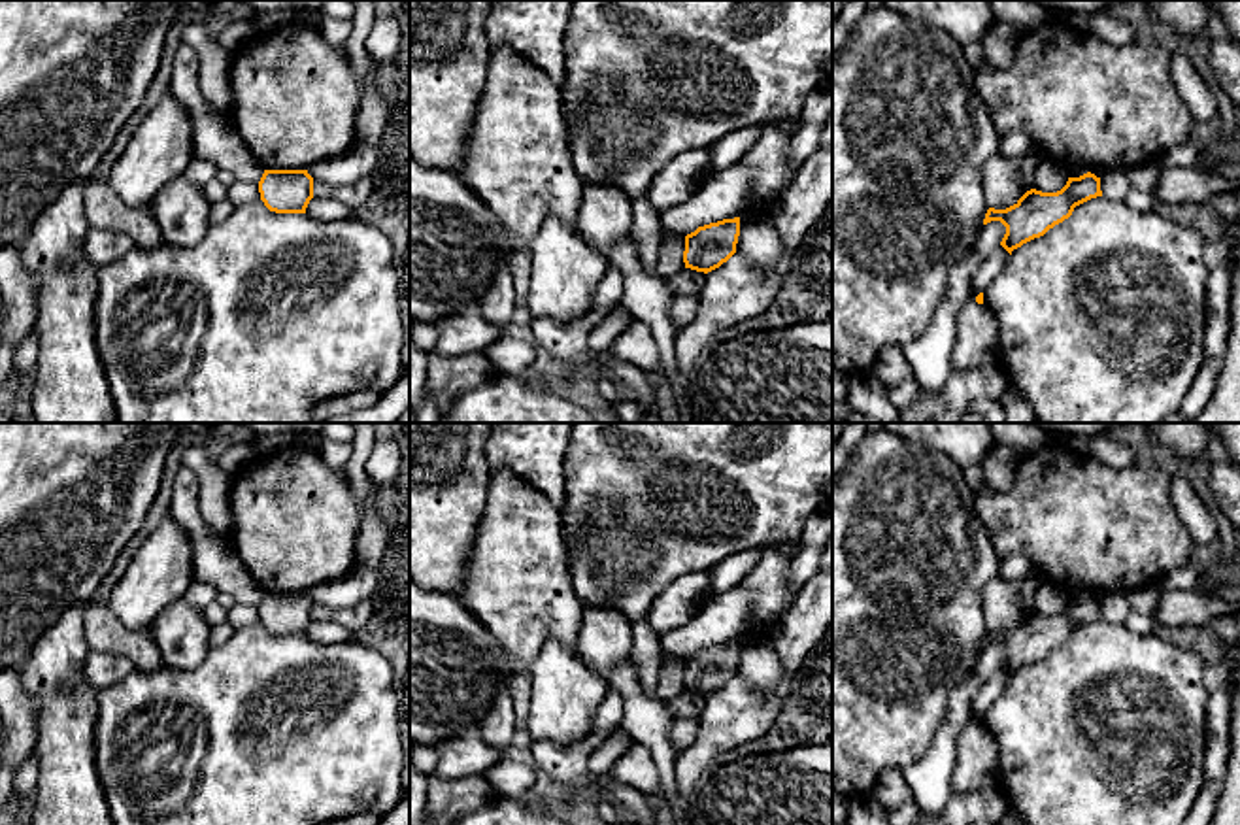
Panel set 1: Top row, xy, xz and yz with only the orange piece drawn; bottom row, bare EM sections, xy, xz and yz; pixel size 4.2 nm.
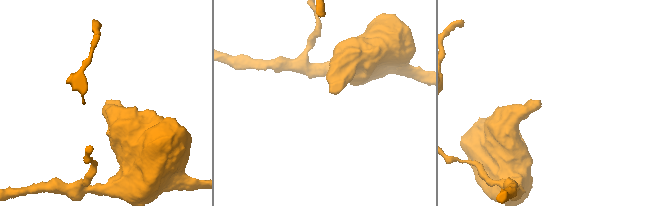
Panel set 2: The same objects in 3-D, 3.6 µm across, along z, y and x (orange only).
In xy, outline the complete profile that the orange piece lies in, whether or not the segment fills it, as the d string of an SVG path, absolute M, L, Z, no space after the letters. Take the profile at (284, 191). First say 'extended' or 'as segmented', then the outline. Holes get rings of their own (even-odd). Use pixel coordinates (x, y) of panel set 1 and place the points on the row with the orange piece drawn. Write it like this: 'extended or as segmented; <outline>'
as segmented; M264 170L259 193L270 211L306 213L313 198L313 177L308 170Z

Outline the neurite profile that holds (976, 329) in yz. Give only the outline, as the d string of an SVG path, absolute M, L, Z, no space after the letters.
M968 302L957 319L957 340L953 347L953 370L964 372L995 364L998 328L995 317L983 304Z

